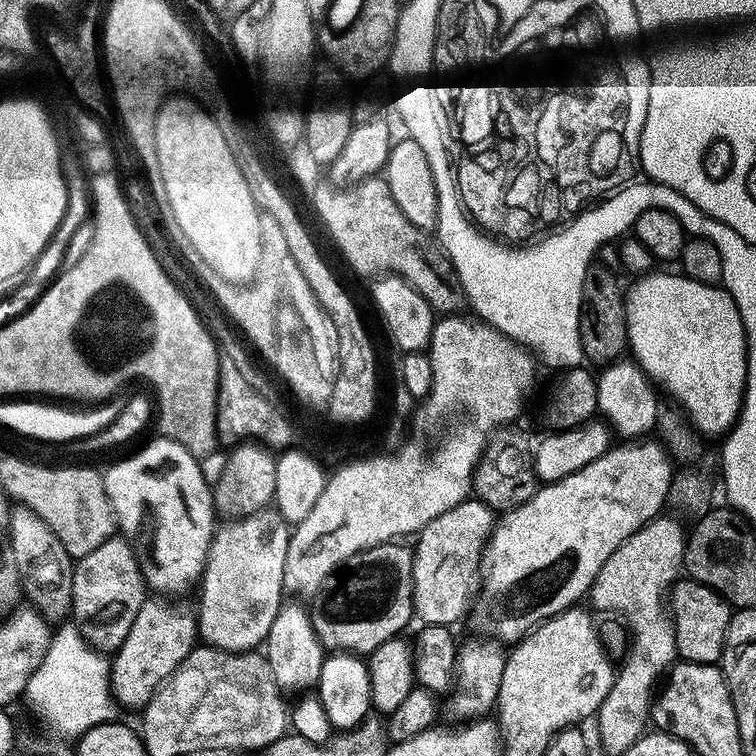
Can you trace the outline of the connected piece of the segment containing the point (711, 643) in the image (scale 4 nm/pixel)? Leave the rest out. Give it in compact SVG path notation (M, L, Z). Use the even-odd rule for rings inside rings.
M680 578L673 583L670 589L670 615L676 625L676 647L681 661L689 664L715 664L721 663L724 654L724 639L728 623L732 617L733 609L728 608L729 601L714 588L701 584L695 578Z

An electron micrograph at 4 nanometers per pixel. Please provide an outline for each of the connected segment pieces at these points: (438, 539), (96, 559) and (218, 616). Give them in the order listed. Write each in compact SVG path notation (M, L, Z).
M469 498L438 514L427 526L420 529L415 537L414 555L412 558L412 606L417 617L424 619L425 625L442 624L455 625L455 620L464 616L464 611L469 611L474 600L474 593L478 588L478 573L482 568L482 557L485 547L492 535L494 527L494 512L481 500Z
M109 538L90 554L79 557L72 569L72 611L71 619L76 619L78 632L89 648L99 650L104 654L115 653L122 646L126 634L130 634L130 626L134 626L134 618L138 610L146 602L144 588L146 589L146 576L142 571L142 564L136 561L132 548L124 540Z
M265 510L256 513L255 516L245 516L243 518L233 519L224 529L217 531L212 537L212 547L208 550L208 562L204 566L204 575L202 577L202 585L204 589L200 592L200 612L198 611L198 632L201 637L211 647L220 649L228 653L244 653L255 649L257 646L263 645L268 638L268 632L271 629L271 624L278 615L282 605L280 595L285 595L284 587L284 567L286 566L286 550L288 549L288 538L290 535L290 524L280 516L276 510Z

